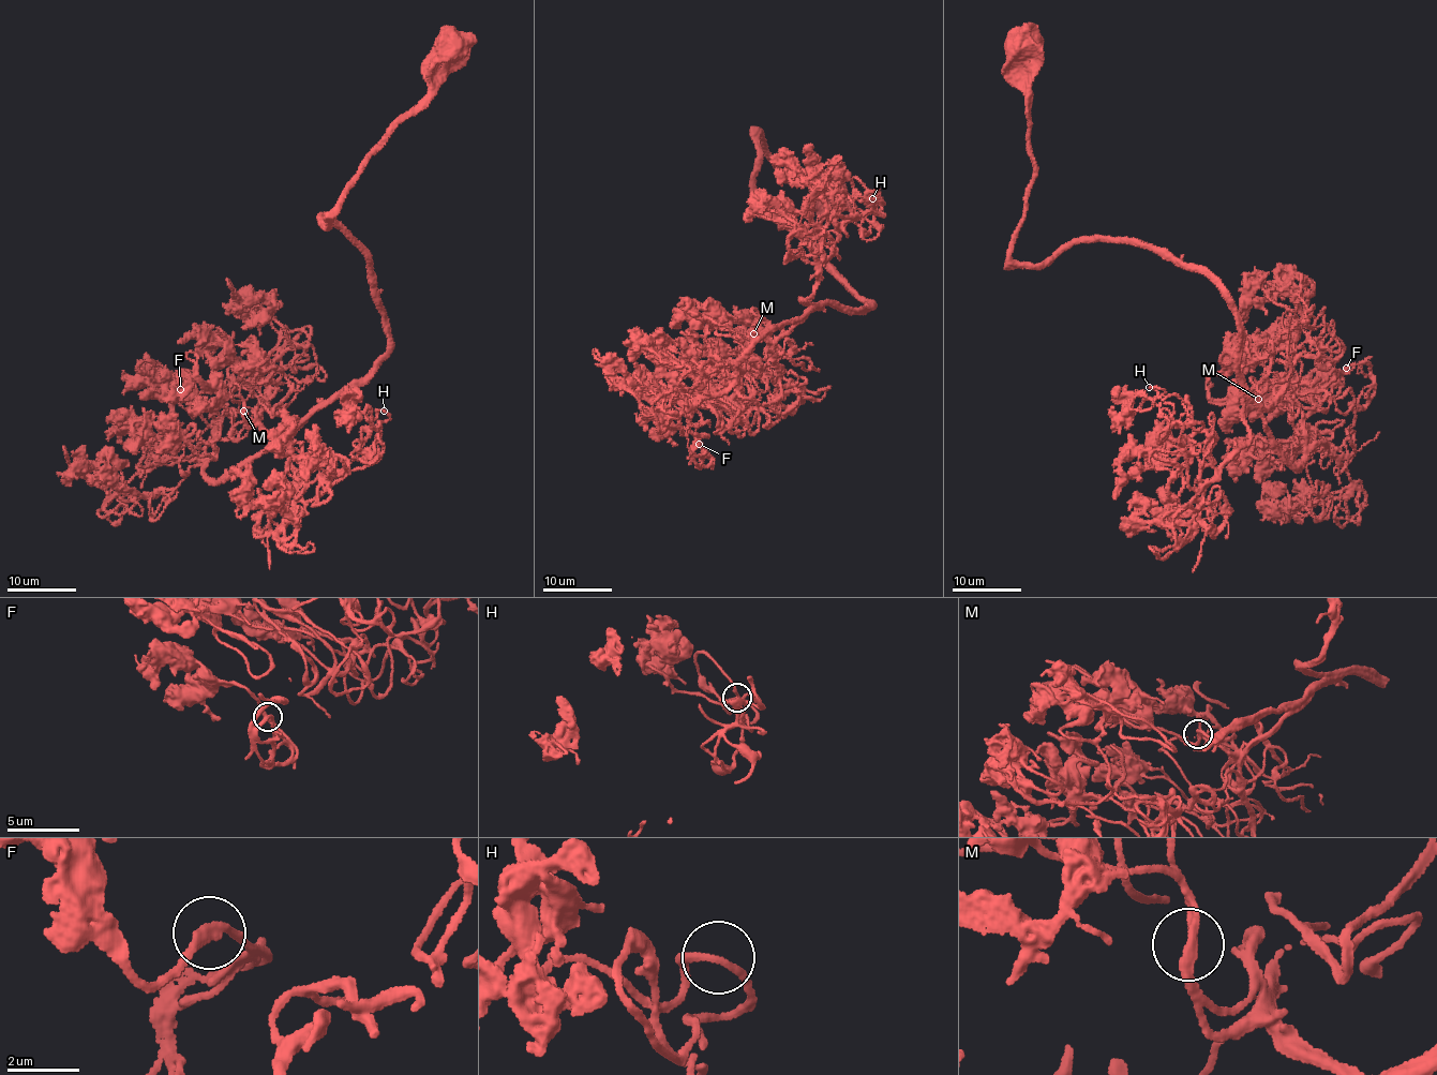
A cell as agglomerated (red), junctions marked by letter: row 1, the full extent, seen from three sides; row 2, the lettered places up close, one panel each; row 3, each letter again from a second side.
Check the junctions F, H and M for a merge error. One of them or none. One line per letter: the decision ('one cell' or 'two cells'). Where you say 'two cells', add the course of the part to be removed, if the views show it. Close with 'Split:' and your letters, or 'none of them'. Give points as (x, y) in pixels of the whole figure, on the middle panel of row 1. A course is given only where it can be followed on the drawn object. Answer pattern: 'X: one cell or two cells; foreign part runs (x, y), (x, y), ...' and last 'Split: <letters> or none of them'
F: one cell
H: one cell
M: one cell
Split: none of them

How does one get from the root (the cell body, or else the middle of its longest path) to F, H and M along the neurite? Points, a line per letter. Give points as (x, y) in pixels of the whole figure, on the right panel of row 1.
F: (1022, 44), (1013, 259), (1126, 238), (1211, 279), (1296, 466), (1355, 449), (1373, 381), (1346, 369)
H: (1022, 44), (1034, 167), (1013, 259), (1126, 238), (1211, 279), (1240, 323), (1250, 441), (1197, 489), (1150, 387)
M: (1022, 44), (1034, 167), (1013, 259), (1105, 236), (1170, 254), (1229, 301), (1240, 372), (1273, 402), (1258, 398)

